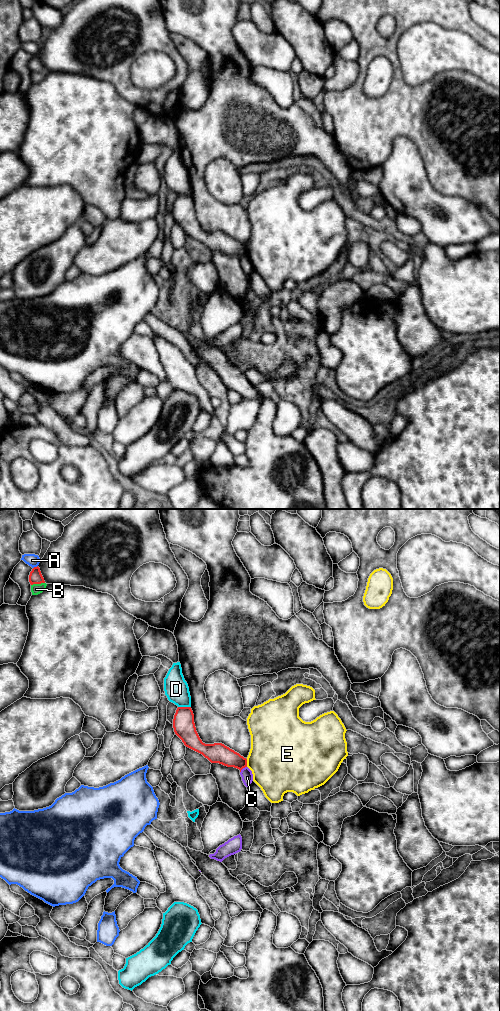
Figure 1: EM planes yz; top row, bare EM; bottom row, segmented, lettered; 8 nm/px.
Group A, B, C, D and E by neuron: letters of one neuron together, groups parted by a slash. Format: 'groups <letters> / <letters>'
groups A / B / C / D / E

